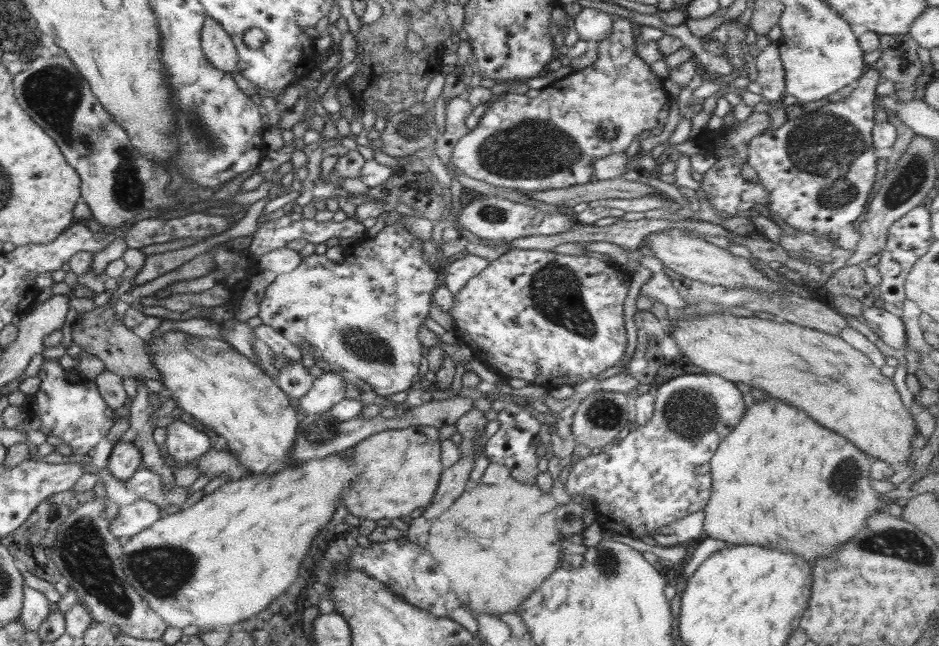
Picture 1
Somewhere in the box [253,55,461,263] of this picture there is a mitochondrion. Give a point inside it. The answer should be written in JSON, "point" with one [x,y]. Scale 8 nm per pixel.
{"point":[419,125]}

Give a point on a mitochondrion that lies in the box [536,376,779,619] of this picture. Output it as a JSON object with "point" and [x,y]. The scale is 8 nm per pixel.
{"point":[691,414]}

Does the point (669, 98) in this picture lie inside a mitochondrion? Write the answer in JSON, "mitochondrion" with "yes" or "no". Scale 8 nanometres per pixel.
{"mitochondrion":"no"}

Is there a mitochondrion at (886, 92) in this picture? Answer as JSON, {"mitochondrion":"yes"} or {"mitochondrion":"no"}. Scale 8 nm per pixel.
{"mitochondrion":"no"}

